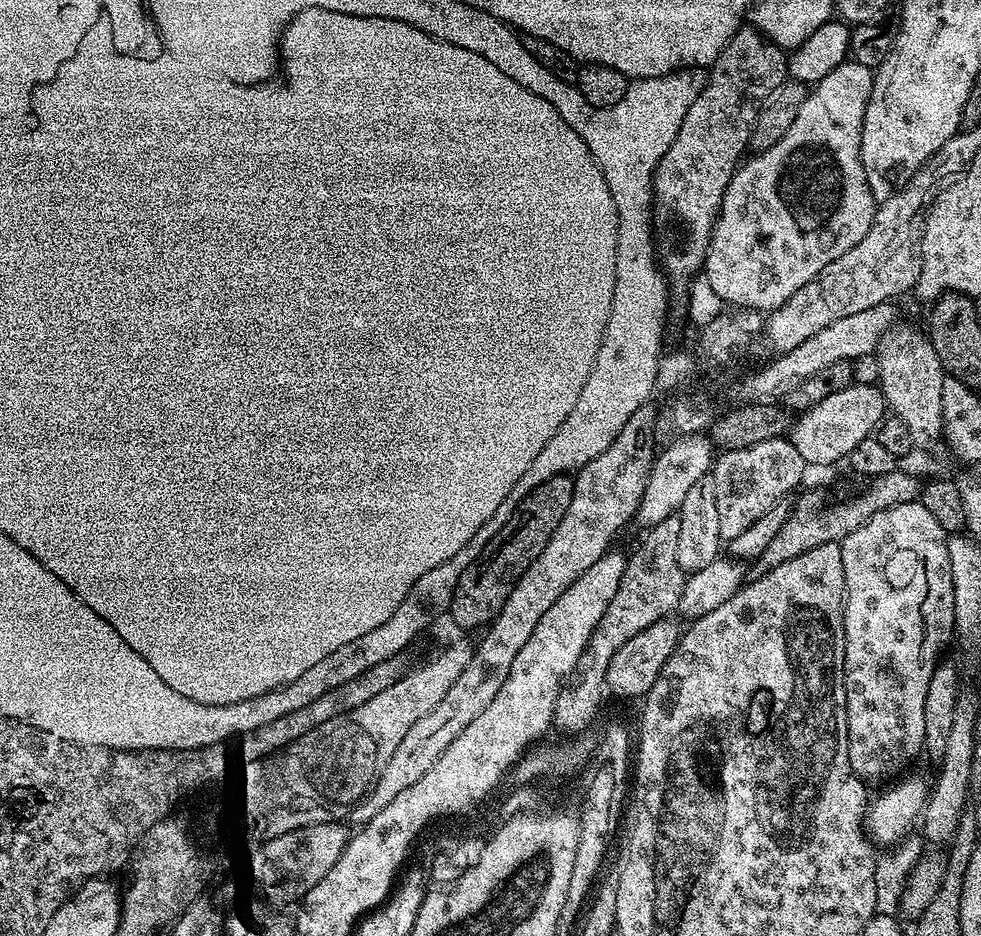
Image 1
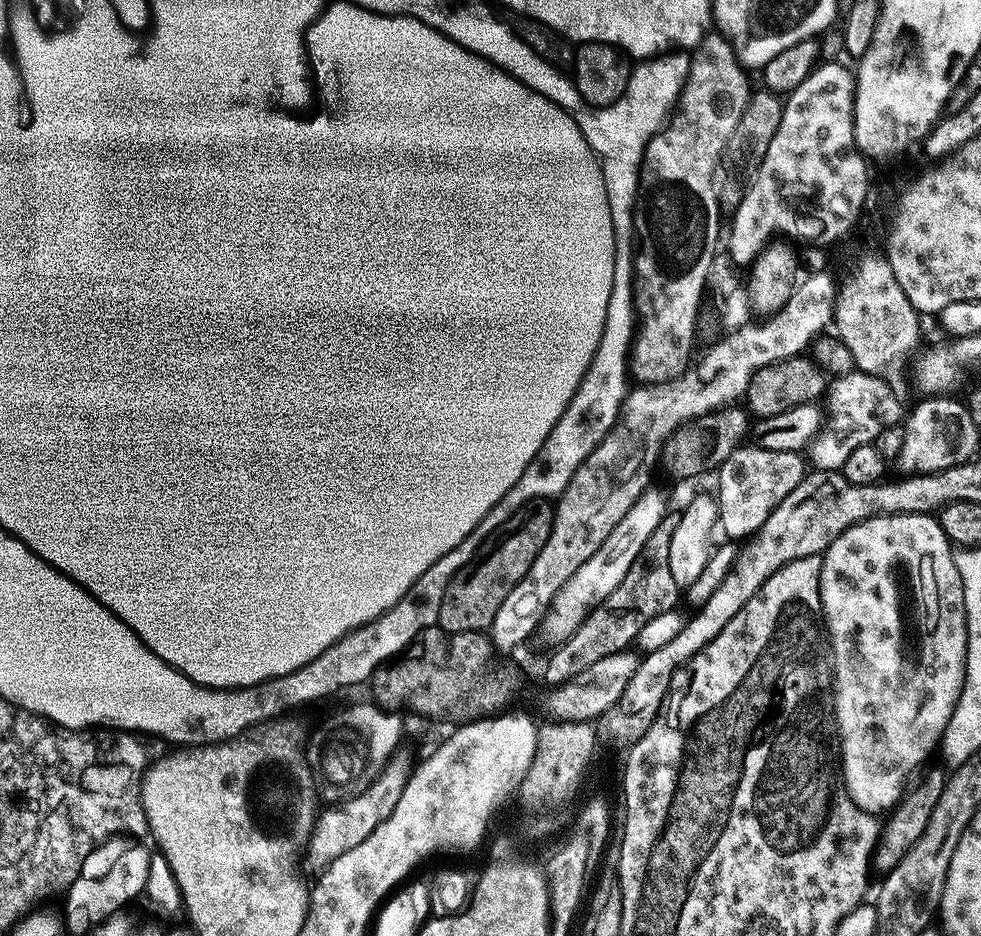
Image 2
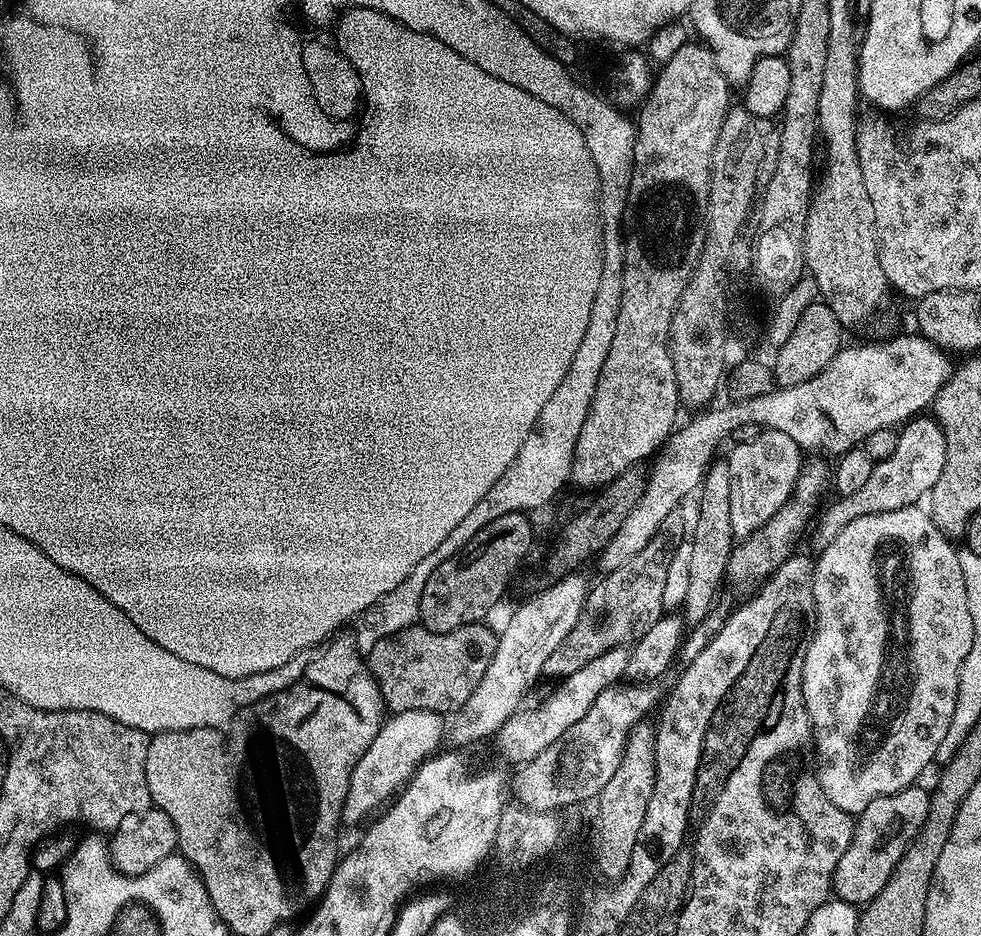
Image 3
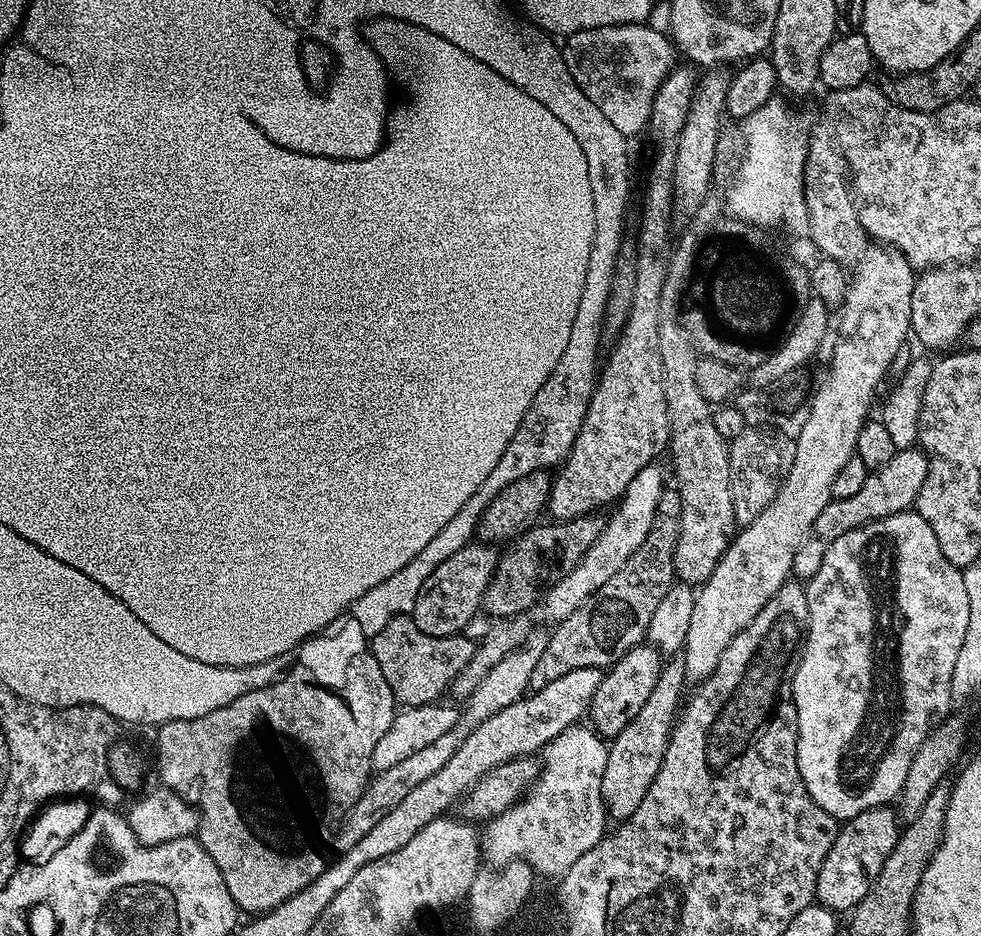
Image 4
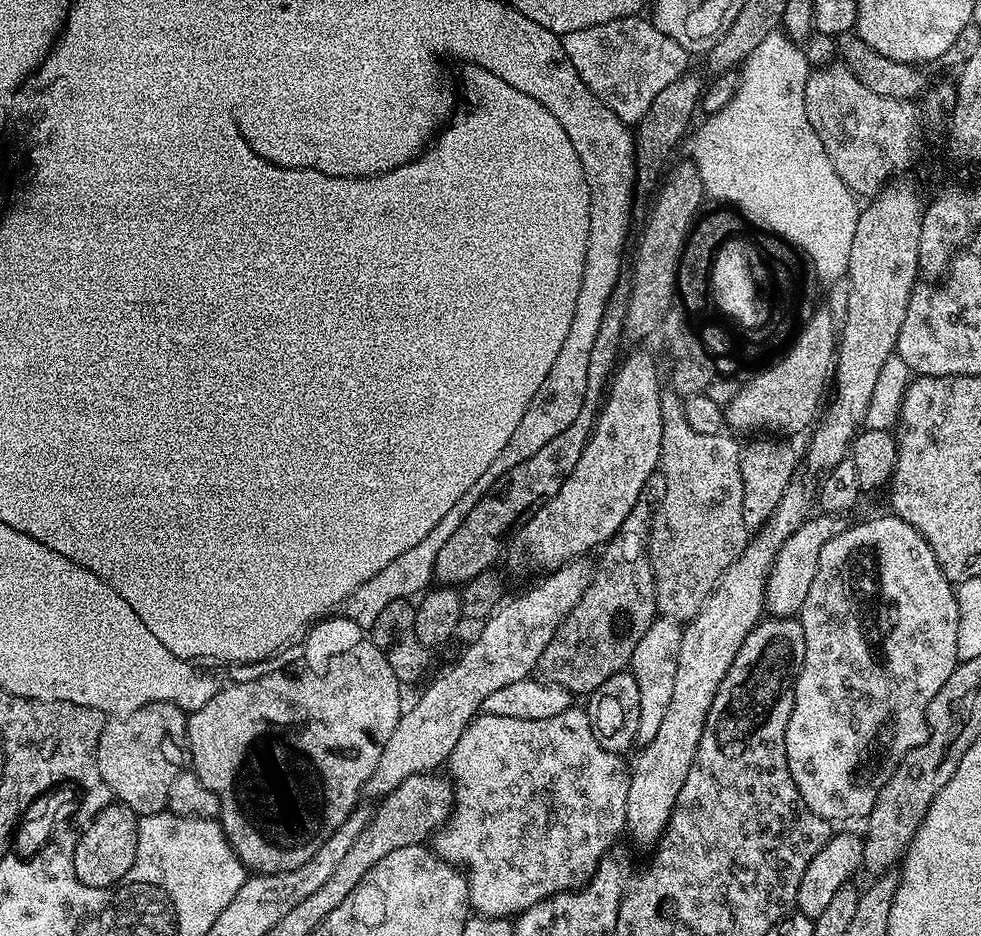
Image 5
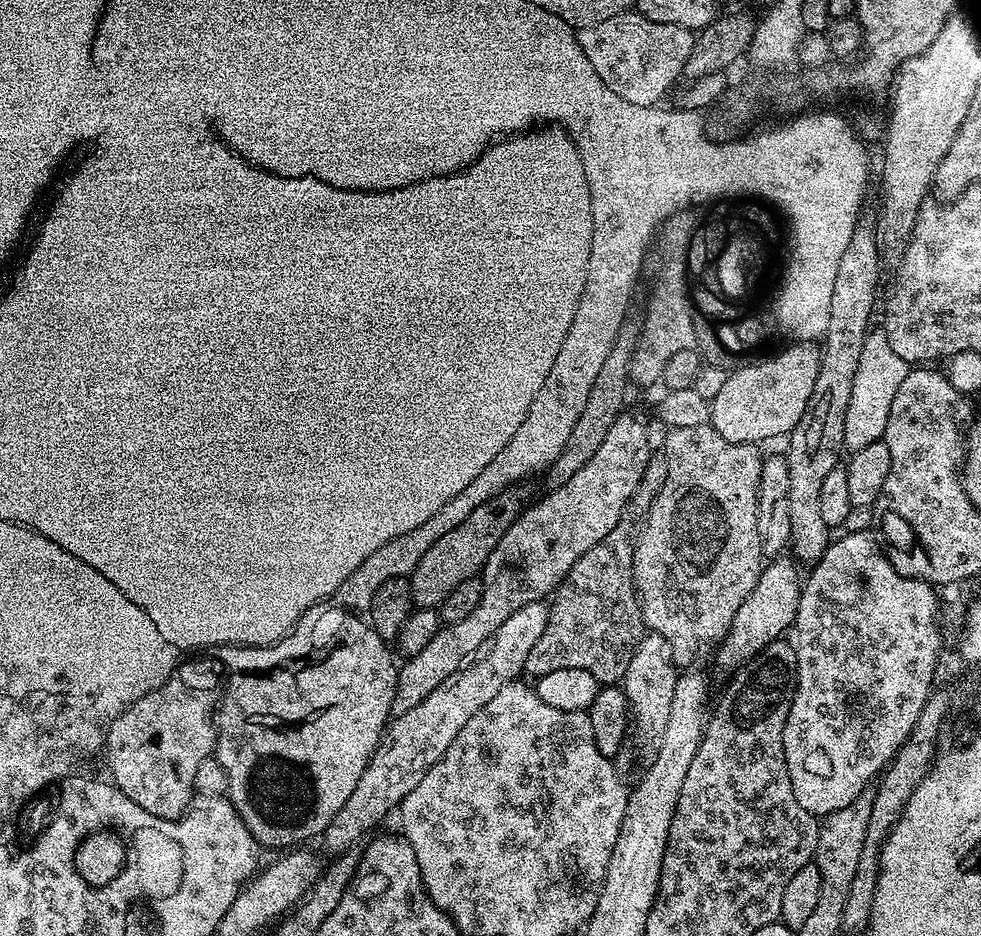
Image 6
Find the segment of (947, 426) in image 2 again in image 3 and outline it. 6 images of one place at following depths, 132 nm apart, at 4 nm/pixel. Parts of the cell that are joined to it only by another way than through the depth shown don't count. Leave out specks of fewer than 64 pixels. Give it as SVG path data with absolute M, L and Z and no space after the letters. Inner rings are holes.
M920 414L907 421L899 429L899 434L898 446L894 446L894 454L890 454L890 458L885 460L876 461L874 474L870 474L870 479L859 490L854 490L854 494L840 496L834 504L829 506L824 517L820 520L820 528L816 532L817 545L823 546L834 542L834 538L838 538L841 530L854 518L911 508L919 505L920 499L923 496L925 499L931 493L934 482L938 482L938 477L942 474L942 466L946 466L946 434L944 429L941 428L939 420L928 414Z

